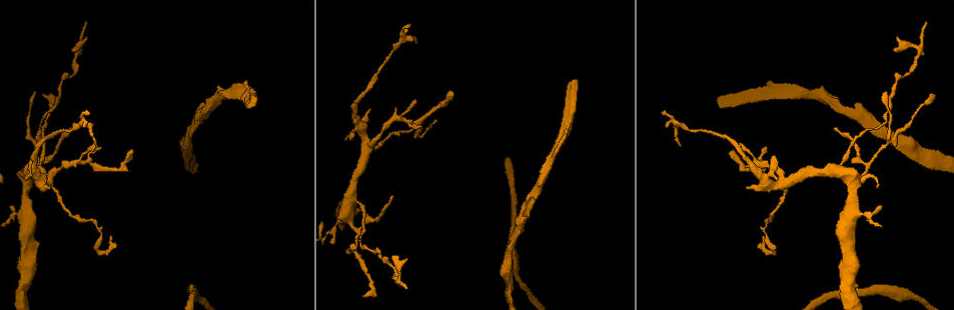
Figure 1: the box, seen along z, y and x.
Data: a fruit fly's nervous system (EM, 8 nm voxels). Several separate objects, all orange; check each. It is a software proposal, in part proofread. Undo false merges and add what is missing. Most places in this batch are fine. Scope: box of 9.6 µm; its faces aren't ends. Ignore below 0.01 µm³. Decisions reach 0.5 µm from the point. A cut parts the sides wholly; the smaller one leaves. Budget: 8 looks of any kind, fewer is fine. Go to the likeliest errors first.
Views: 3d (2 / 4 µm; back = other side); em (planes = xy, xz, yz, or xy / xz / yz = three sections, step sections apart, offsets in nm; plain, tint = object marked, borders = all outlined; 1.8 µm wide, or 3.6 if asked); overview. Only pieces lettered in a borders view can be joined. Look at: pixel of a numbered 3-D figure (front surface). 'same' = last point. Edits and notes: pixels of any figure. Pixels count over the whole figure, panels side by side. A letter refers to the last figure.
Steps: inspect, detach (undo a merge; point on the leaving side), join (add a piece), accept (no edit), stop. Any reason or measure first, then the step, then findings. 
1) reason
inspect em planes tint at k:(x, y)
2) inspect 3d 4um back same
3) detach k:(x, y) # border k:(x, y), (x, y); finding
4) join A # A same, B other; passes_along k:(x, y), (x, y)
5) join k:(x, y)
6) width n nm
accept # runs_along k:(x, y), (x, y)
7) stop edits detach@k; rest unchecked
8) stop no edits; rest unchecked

arms part here
inspect 3d 4um at 1:(786, 182)

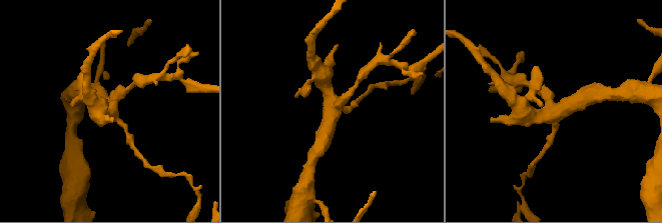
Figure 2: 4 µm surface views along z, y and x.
arms 4; need the tissue
inspect em planes borders at 2:(556, 111)

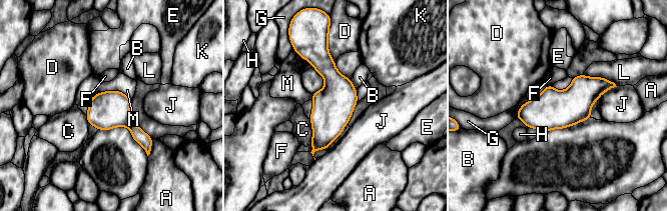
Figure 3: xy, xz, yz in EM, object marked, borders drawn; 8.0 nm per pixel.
accept # A other, B other, C other, D other, E other, F other, G other, H other, J other, K other, L other, M other; border 3:(130, 99), (105, 90), (88, 100); continuous, no second cell

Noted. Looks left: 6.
thin end
inspect 3d 4um at 1:(730, 152)

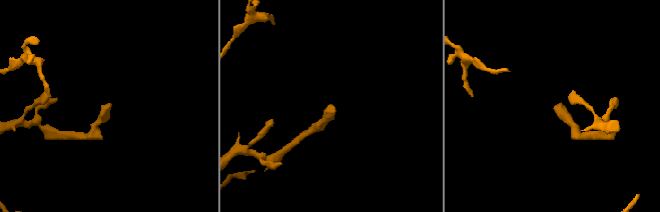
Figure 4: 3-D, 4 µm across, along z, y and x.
inspect em planes borders at 4:(108, 103)

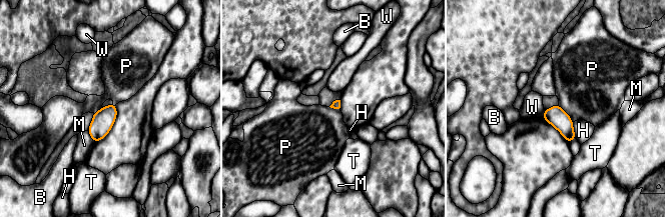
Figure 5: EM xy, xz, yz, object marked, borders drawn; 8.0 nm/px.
longest_contact P 190 nm
accept # B other, H other, M other, P other, T other, W other; border 5:(558, 104), (573, 121); no lettered piece goes on from it

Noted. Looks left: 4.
long arm stops here
inspect em xy step 16 tint at 1:(762, 237)

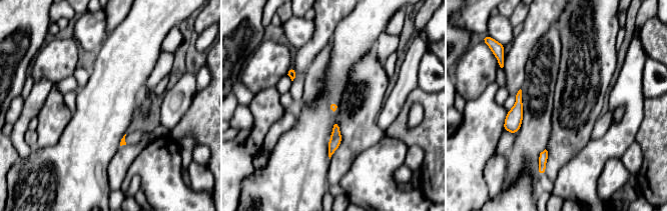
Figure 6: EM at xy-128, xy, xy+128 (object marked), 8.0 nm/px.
inspect em planes borders same

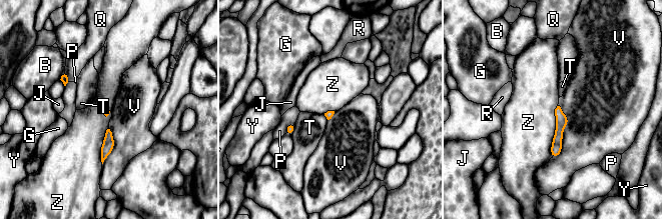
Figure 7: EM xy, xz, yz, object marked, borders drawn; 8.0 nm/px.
longest_contact V 440 nm
accept # B other, G other, J other, P other, Q other, R other, T other, V other, Y other, Z other; border 7:(557, 105), (551, 157); no lettered piece goes on from it

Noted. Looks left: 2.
stop no edits; rest unchecked

